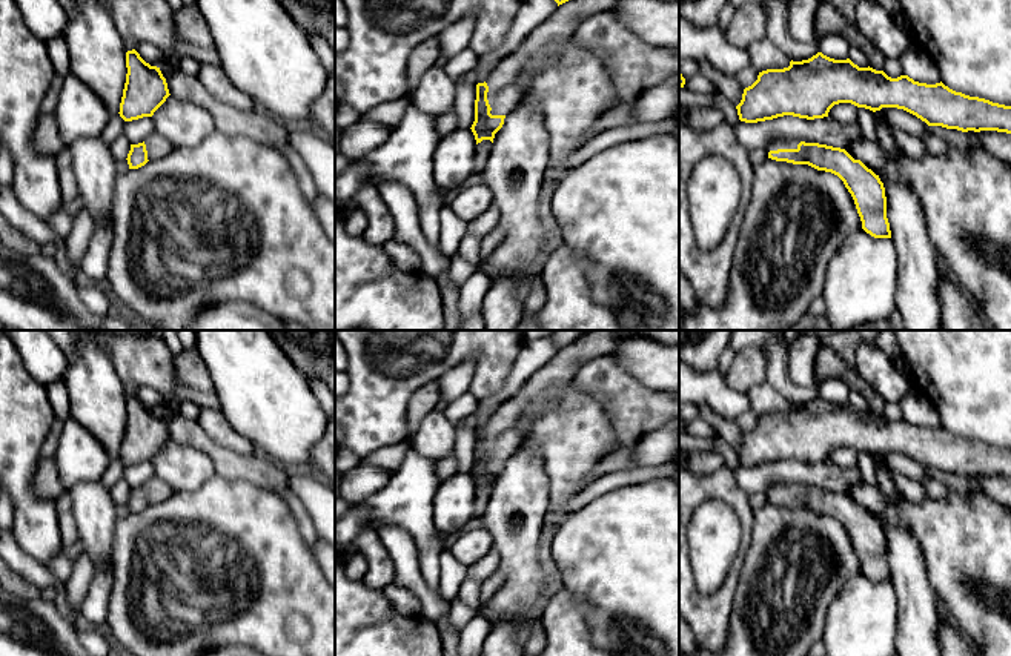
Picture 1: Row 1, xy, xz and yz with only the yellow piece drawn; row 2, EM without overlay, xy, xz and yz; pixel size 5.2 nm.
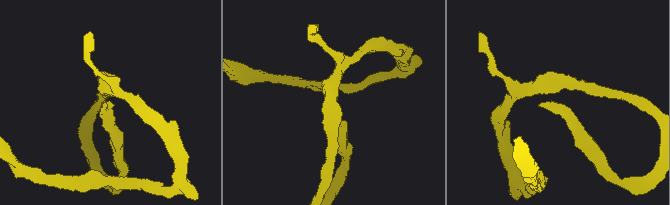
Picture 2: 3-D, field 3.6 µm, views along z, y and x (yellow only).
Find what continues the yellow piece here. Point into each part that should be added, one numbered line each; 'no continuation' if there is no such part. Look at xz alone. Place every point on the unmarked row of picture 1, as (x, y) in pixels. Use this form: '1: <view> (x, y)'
1: xz (506, 427)

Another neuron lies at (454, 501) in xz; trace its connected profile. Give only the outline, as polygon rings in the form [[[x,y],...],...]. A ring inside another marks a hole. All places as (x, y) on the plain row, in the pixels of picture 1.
[[[456,472],[439,484],[433,499],[433,524],[441,533],[459,533],[473,519],[476,484],[472,473]]]

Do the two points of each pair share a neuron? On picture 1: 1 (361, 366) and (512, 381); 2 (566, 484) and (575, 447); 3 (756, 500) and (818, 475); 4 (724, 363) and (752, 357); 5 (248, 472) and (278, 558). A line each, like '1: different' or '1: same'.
1: different
2: same
3: different
4: different
5: different

